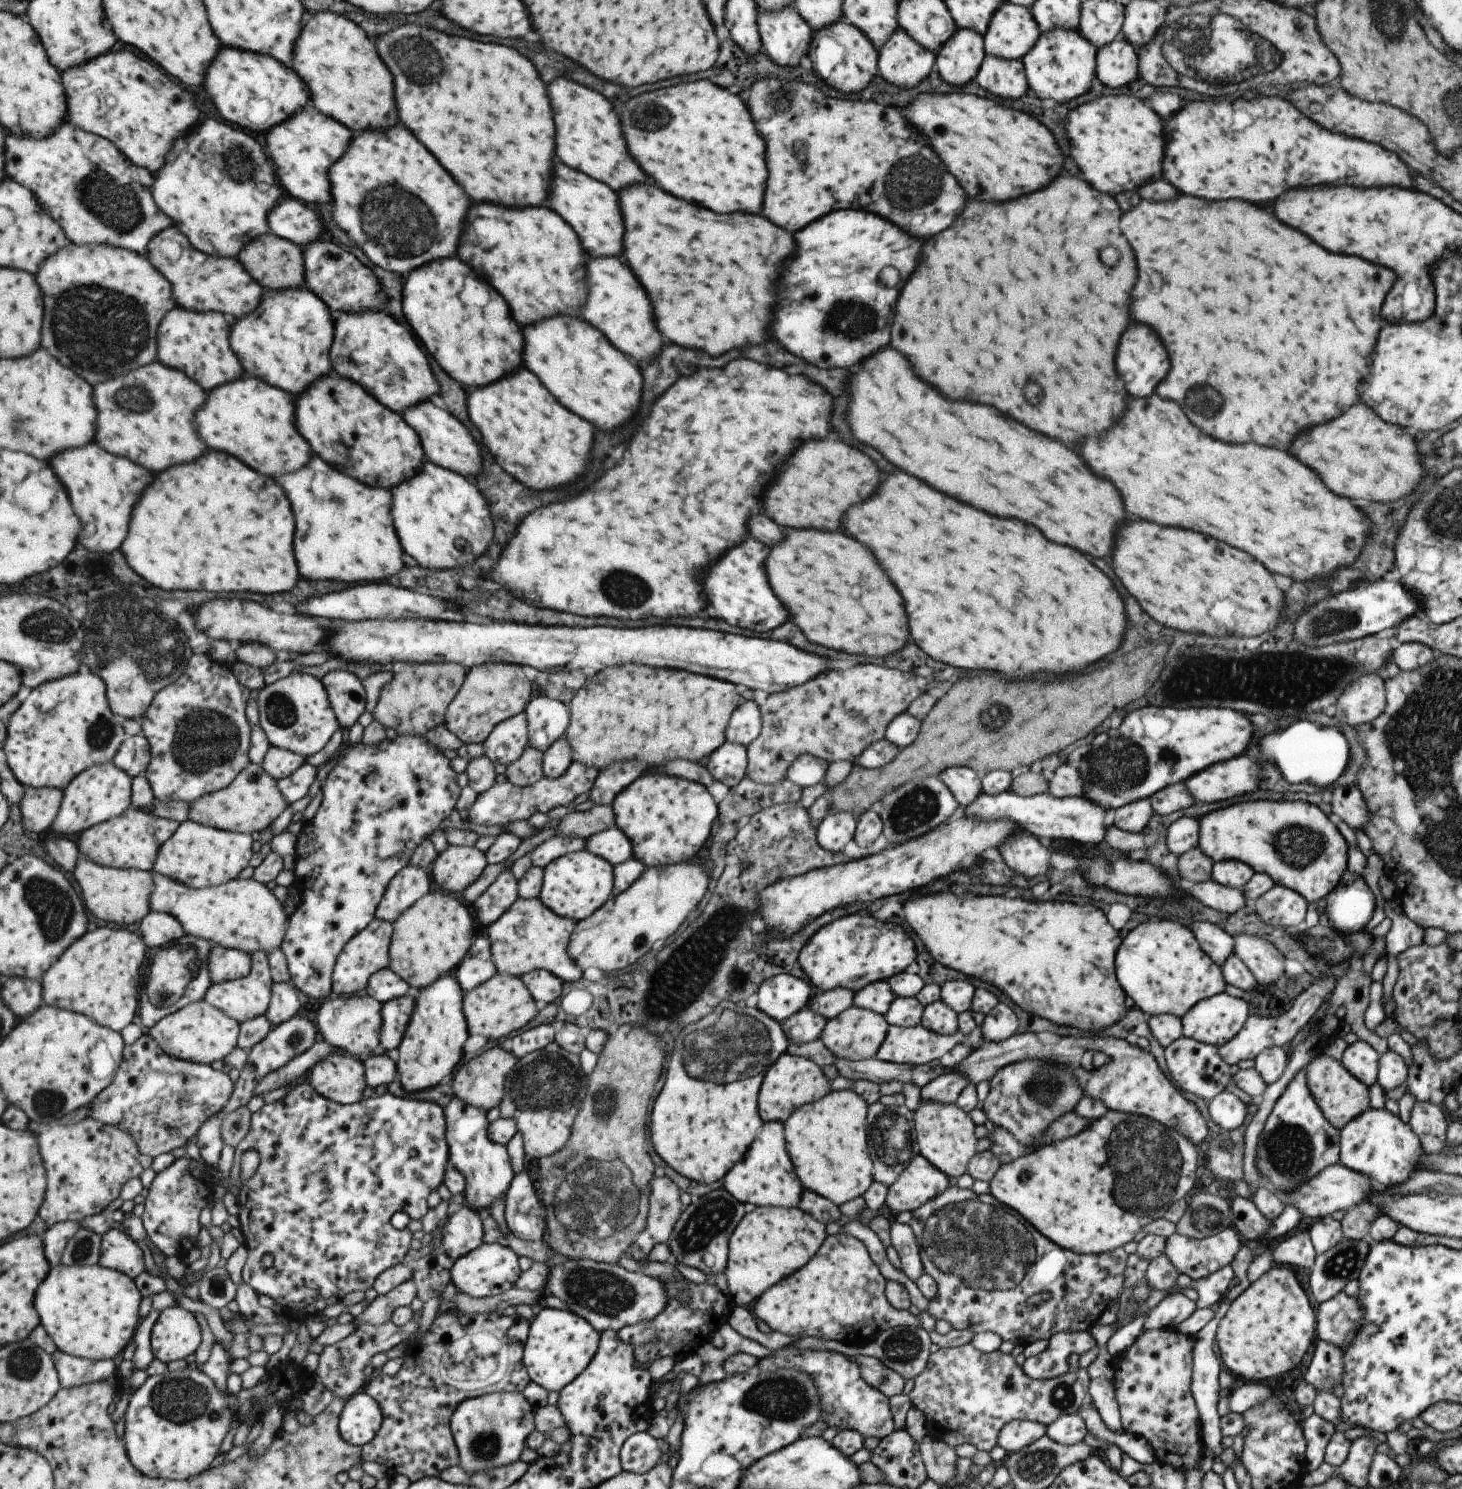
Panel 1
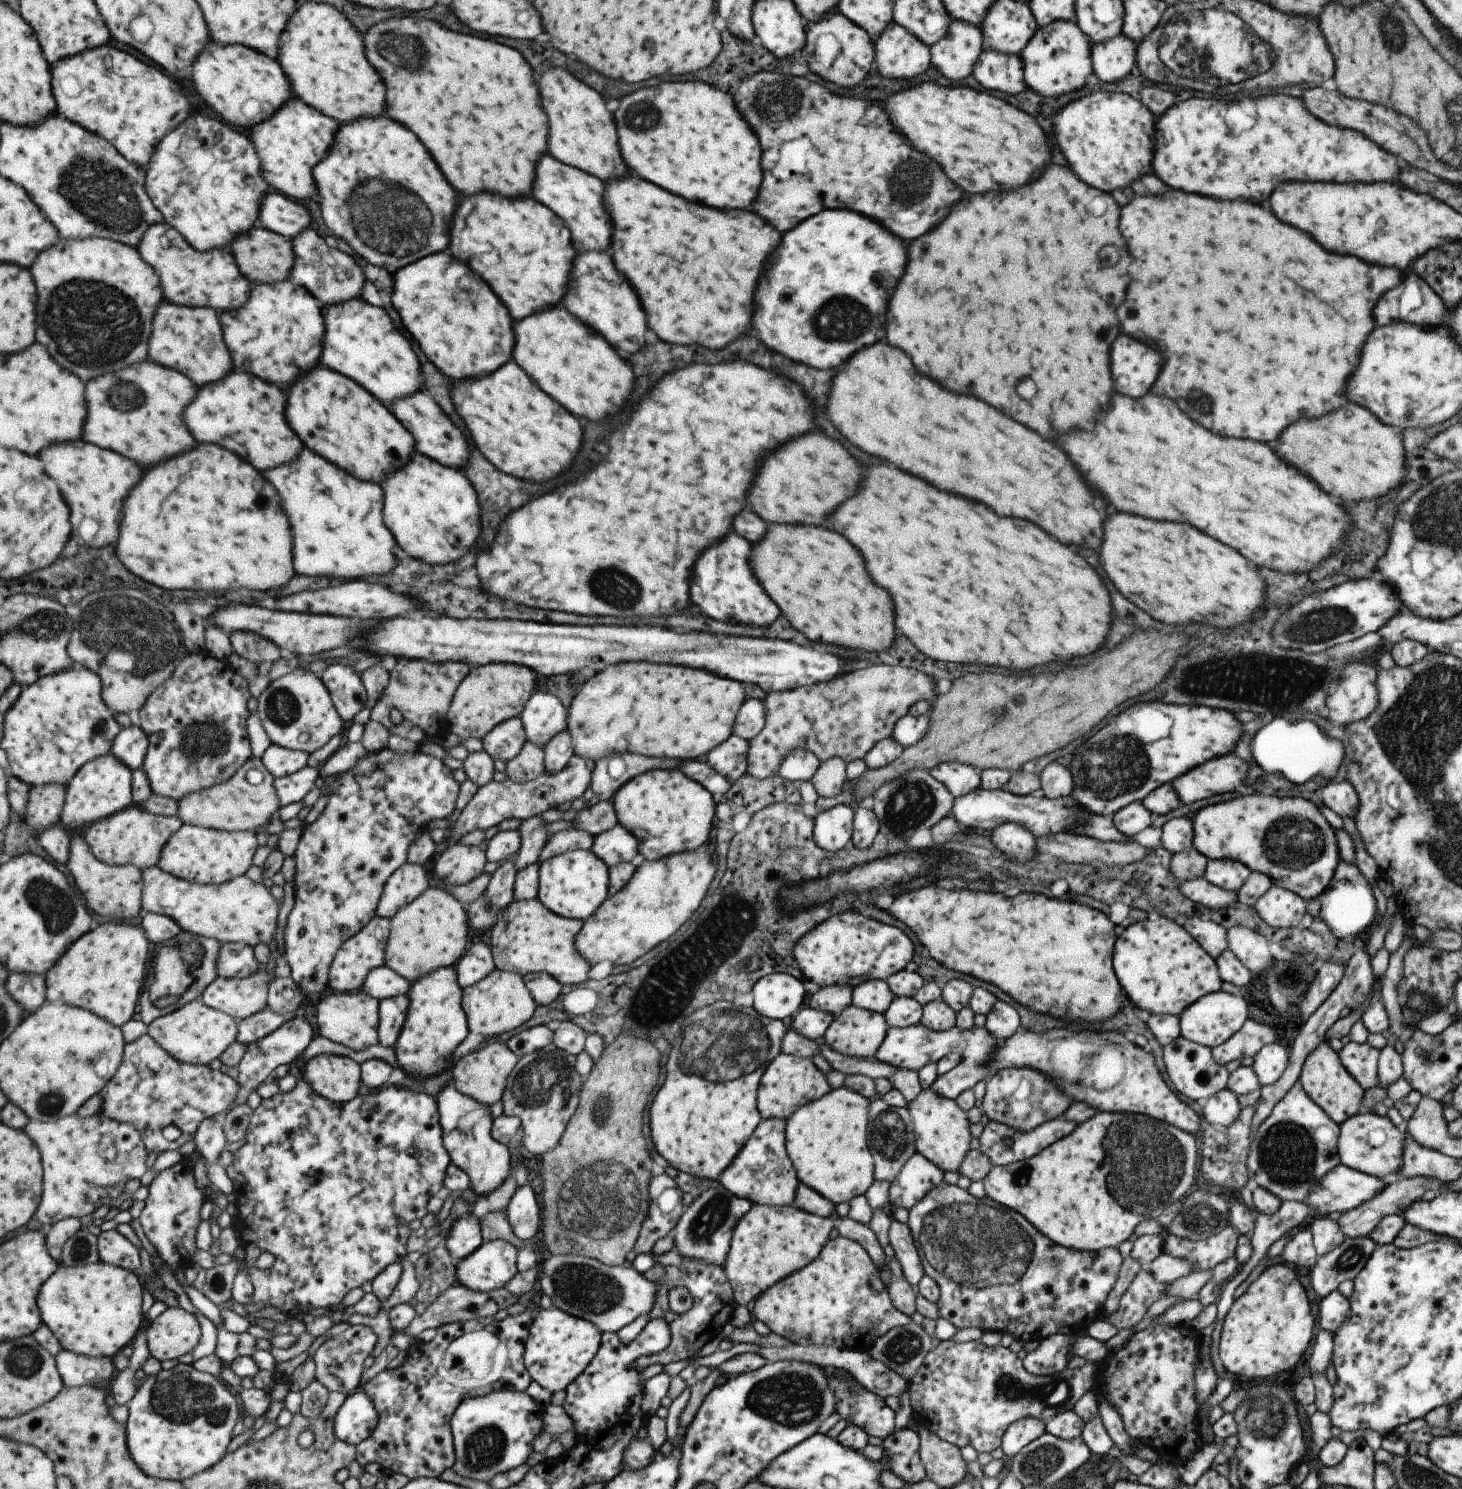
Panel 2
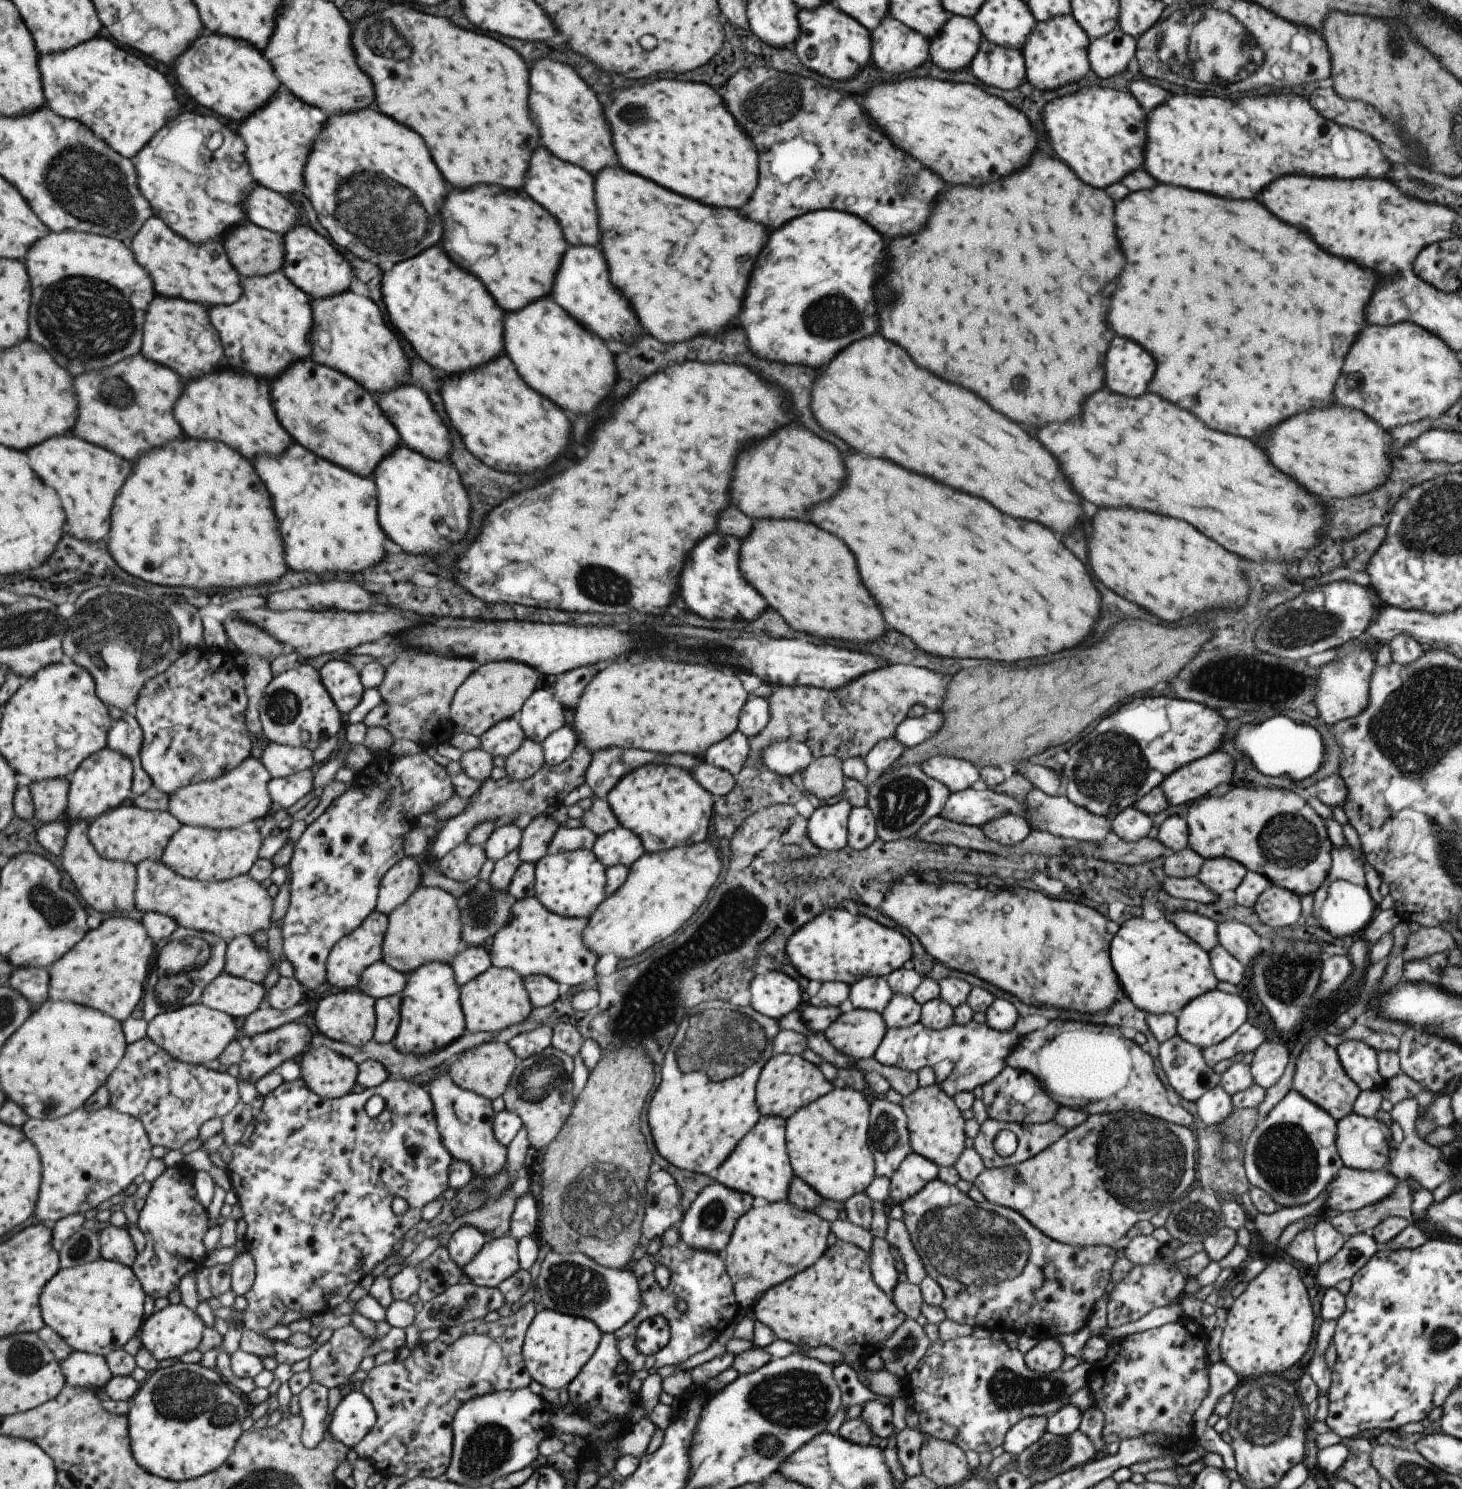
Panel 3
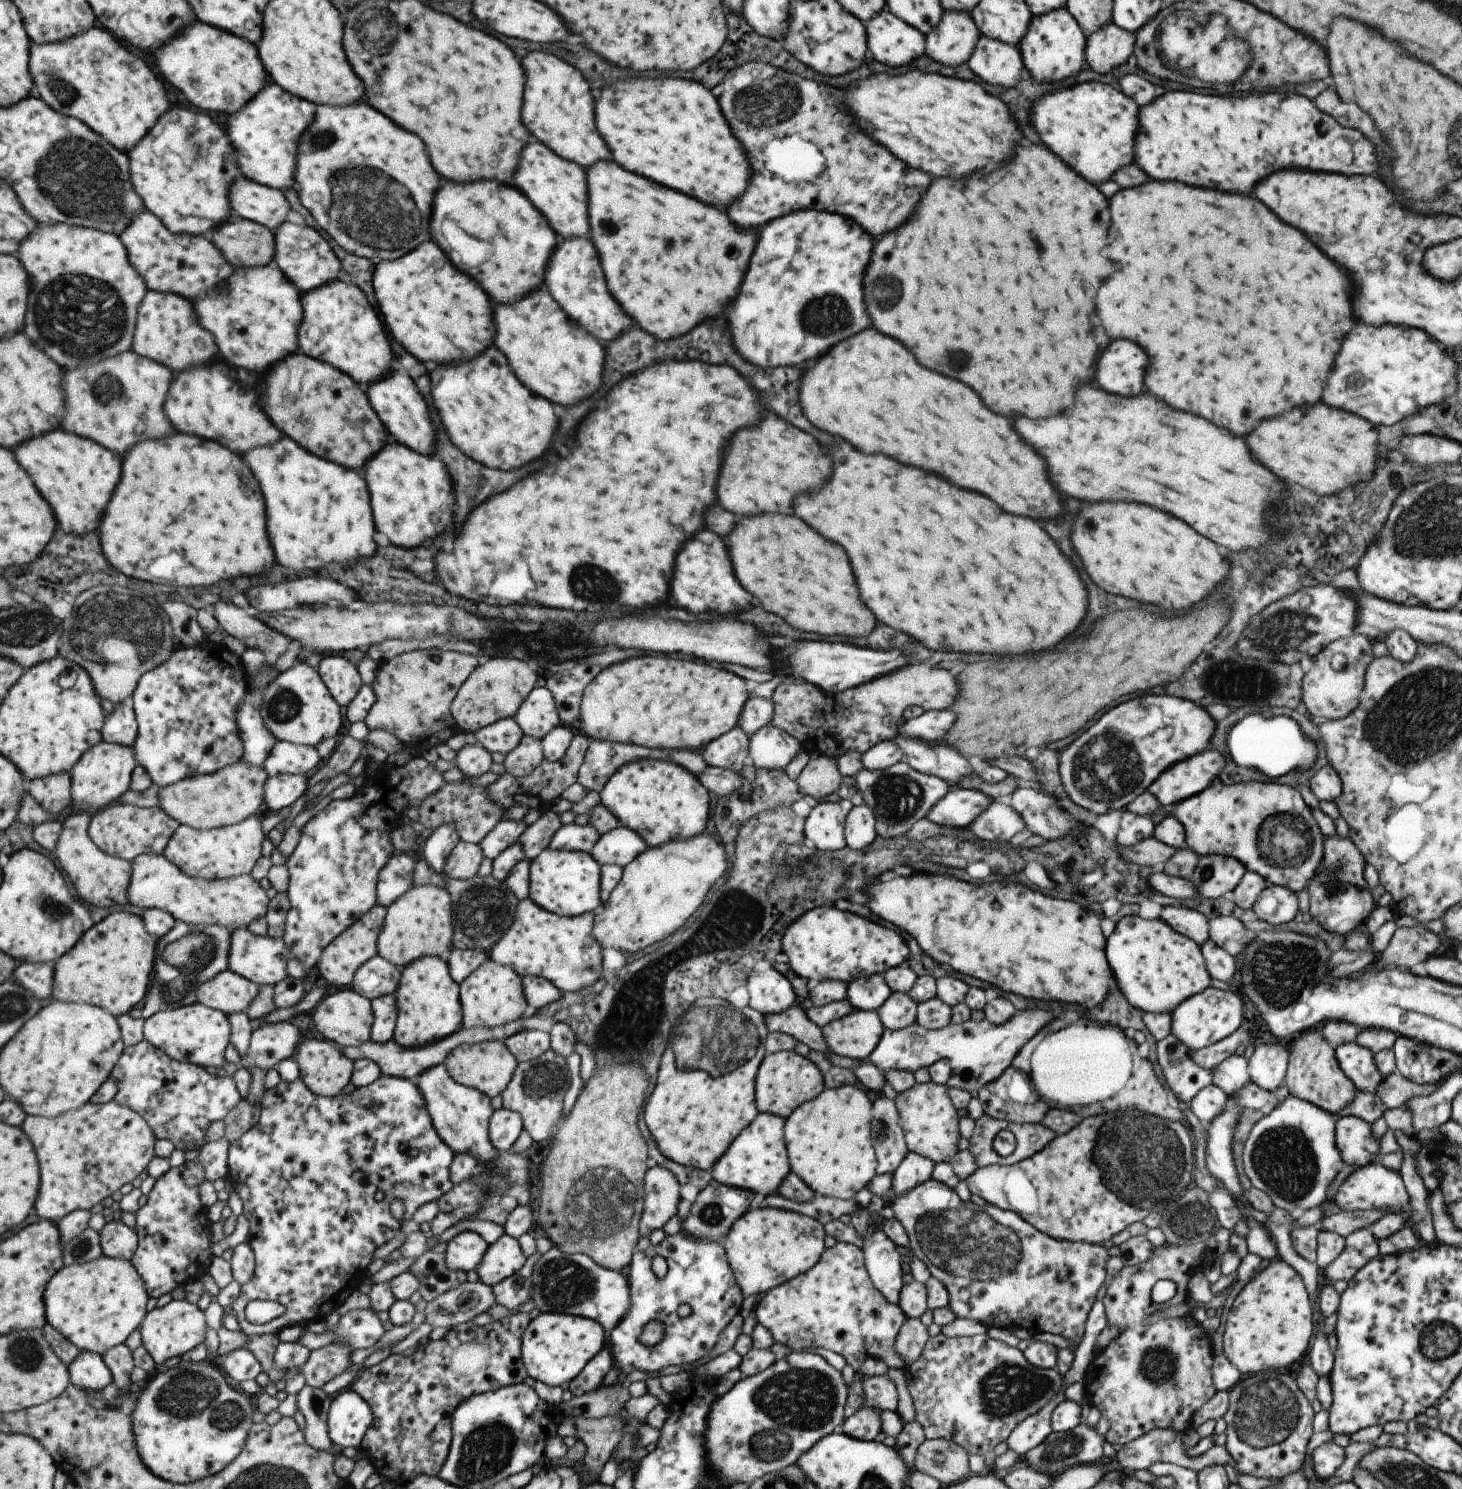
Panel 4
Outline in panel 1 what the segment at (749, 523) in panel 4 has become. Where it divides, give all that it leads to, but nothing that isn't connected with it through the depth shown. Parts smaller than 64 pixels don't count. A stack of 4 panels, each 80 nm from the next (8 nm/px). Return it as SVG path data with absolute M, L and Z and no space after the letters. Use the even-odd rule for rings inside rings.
M787 530L785 538L769 550L765 572L773 594L777 594L779 602L789 610L791 620L799 626L809 642L863 656L887 656L905 646L907 620L901 594L897 594L869 548L861 546L851 536L839 532Z

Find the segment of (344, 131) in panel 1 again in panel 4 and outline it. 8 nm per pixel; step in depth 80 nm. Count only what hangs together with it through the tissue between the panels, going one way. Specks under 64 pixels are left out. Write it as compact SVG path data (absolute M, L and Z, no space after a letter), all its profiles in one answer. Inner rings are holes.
M271 82L253 102L229 115L226 131L235 145L244 176L284 192L295 188L301 139L315 120L317 109L313 102L293 96Z

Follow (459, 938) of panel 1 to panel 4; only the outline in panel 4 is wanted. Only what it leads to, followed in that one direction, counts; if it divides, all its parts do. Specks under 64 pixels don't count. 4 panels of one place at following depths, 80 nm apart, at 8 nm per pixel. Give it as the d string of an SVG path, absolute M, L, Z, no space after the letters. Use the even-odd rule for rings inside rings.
M434 885L413 887L388 908L384 928L378 938L379 955L402 969L409 964L413 964L413 962L421 957L439 957L443 956L445 952L452 952L454 948L453 931L455 929L452 907L453 899L447 889Z

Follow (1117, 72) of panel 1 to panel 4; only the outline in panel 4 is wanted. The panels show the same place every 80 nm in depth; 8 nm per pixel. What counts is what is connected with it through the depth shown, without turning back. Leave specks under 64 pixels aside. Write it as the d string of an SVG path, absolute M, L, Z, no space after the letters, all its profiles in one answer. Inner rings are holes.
M1111 22L1086 37L1085 64L1097 75L1107 74L1122 66L1133 47L1134 34Z

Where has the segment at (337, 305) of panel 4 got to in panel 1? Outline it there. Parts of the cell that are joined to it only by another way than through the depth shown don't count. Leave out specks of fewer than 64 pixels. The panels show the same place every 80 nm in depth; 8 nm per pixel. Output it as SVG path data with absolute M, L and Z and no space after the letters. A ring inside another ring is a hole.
M382 311L337 312L335 318L336 342L330 354L335 373L359 383L368 394L397 413L426 401L437 401L439 380L431 374L427 354L421 350L417 338L405 326Z

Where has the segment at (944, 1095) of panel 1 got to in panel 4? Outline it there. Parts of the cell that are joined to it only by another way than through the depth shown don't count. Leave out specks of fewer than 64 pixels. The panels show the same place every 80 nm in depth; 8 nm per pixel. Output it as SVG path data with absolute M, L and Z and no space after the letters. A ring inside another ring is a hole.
M1045 1010L1016 1012L1007 1022L994 1025L985 1019L967 1019L962 1023L949 1023L938 1029L928 1029L911 1023L902 1029L883 1029L879 1042L869 1054L867 1061L881 1072L889 1069L915 1072L938 1060L946 1060L951 1074L945 1088L956 1088L967 1092L979 1090L984 1084L995 1080L1010 1065L1013 1055L1051 1018Z

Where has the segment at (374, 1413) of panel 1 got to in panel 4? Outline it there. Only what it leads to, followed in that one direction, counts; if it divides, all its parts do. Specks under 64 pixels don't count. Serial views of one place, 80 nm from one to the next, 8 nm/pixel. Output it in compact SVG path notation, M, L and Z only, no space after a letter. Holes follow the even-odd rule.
M348 1387L333 1396L328 1425L337 1446L359 1448L373 1421L372 1406L357 1391Z

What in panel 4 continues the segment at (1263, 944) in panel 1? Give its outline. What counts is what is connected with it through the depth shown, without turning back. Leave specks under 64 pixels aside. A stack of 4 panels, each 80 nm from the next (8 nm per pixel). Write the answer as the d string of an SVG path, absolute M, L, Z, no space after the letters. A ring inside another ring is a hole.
M1215 916L1208 919L1208 940L1220 946L1235 960L1245 950L1246 944L1255 937L1234 916Z

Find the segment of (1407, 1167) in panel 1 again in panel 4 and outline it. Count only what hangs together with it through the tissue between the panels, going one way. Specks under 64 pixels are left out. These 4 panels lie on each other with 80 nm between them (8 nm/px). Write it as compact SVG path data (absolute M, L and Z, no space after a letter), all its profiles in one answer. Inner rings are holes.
M1345 1115L1334 1122L1334 1143L1344 1164L1364 1167L1379 1156L1379 1140L1371 1135L1371 1125L1359 1117Z

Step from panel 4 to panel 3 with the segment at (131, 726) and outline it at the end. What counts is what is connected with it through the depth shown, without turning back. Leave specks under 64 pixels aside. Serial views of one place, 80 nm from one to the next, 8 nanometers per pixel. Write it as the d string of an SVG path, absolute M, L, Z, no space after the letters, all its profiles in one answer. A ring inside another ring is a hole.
M123 711L123 716L109 730L107 744L112 750L129 756L133 762L139 761L143 748L143 728L136 714L133 716L131 712Z

